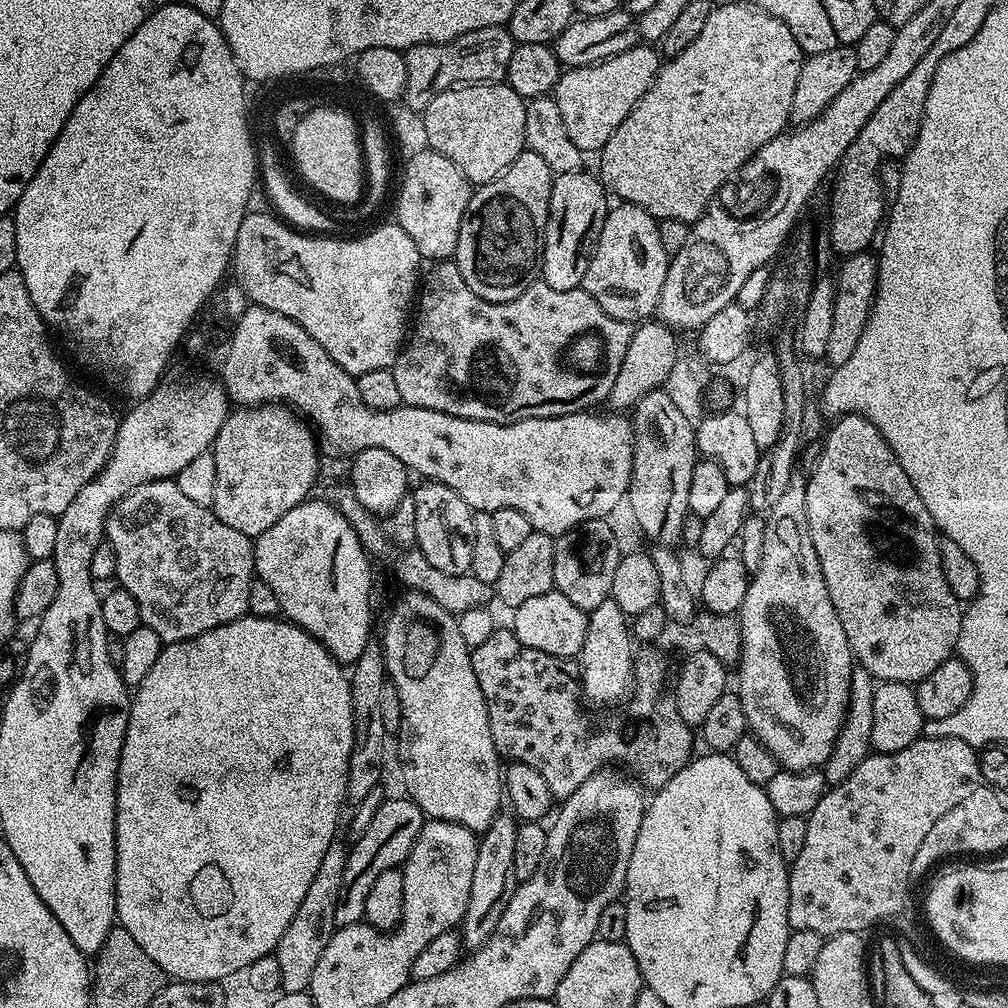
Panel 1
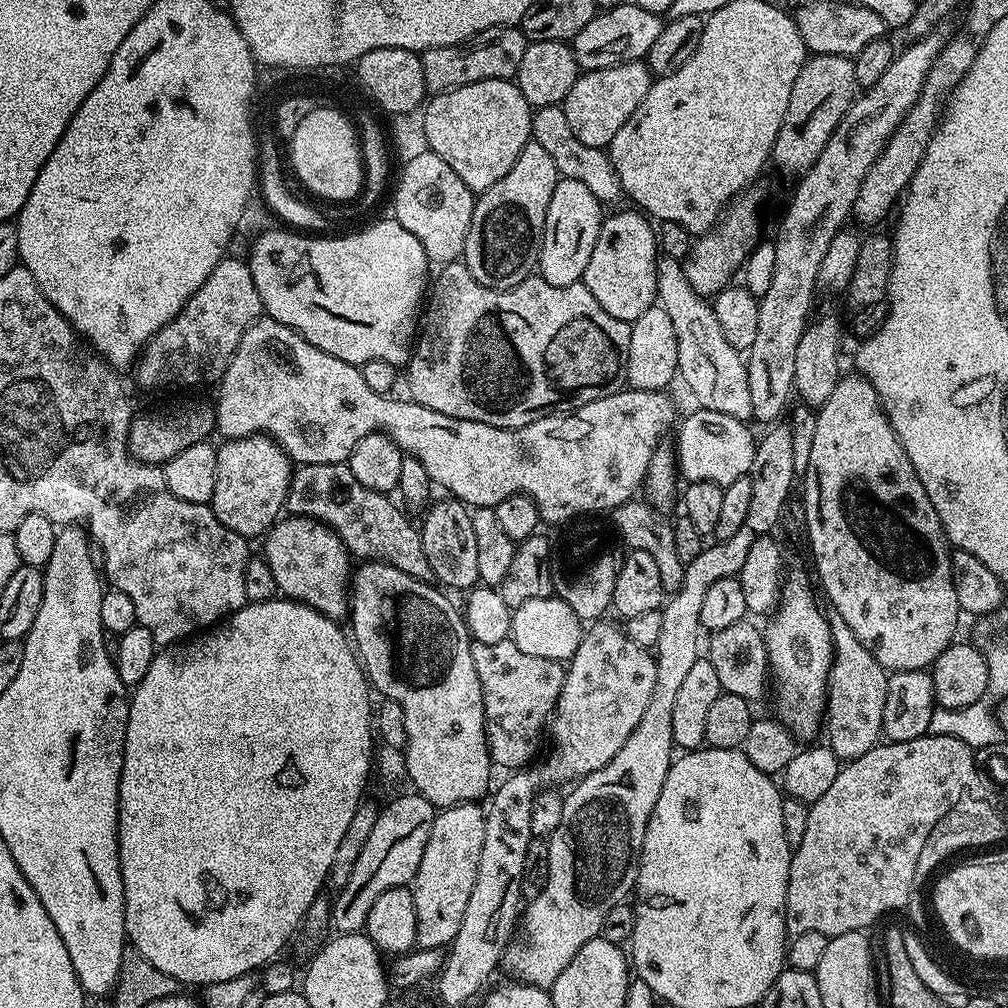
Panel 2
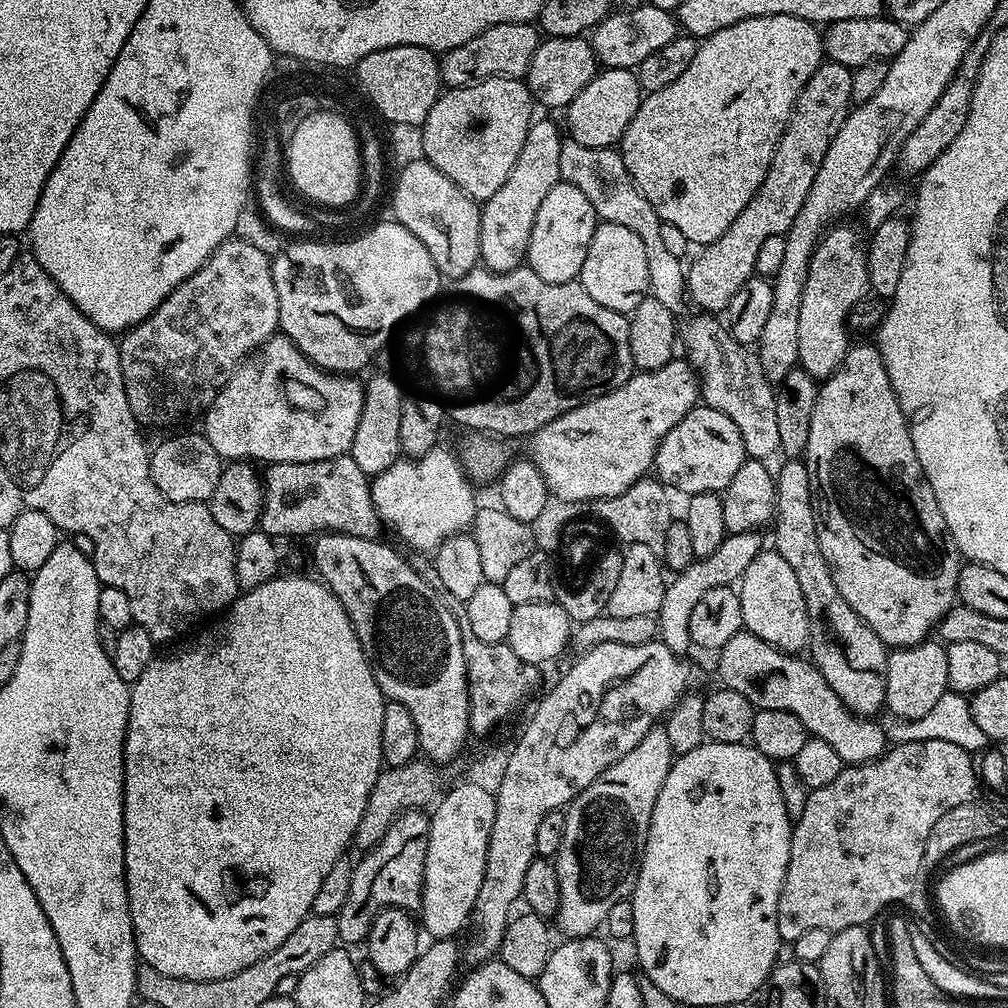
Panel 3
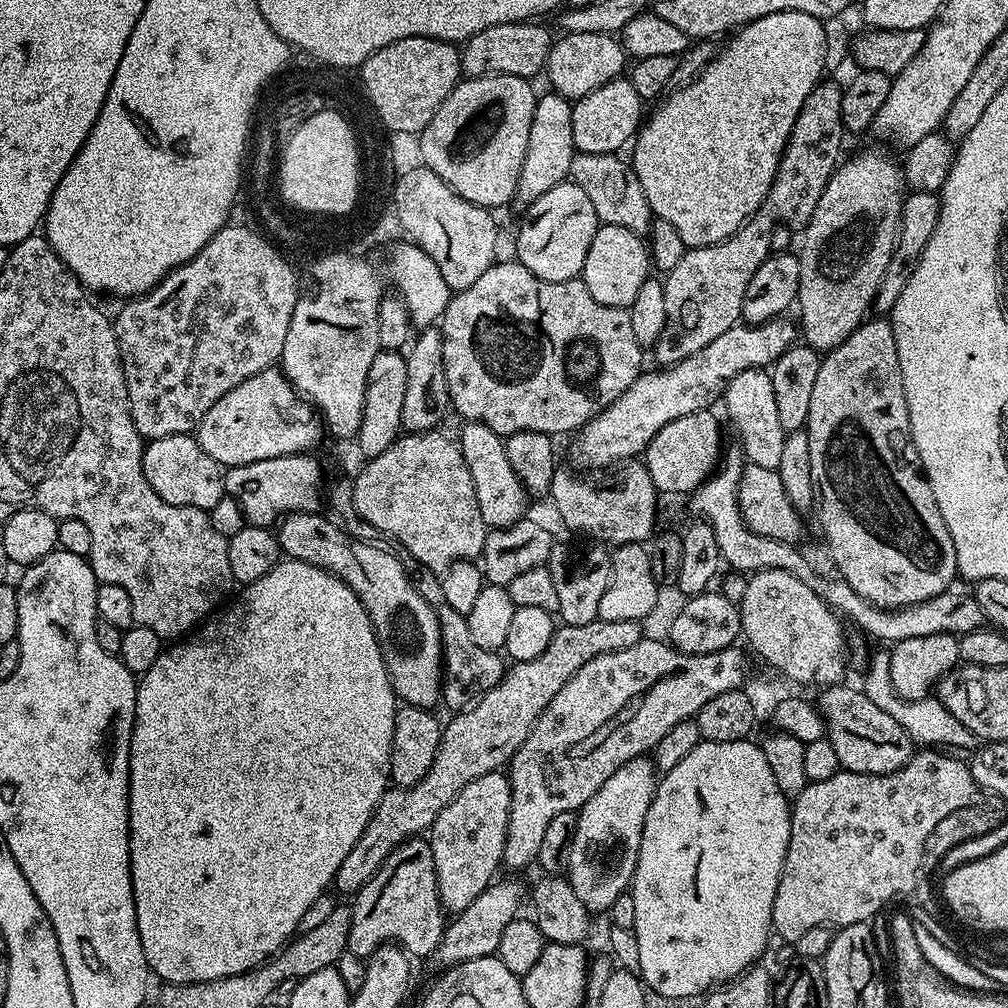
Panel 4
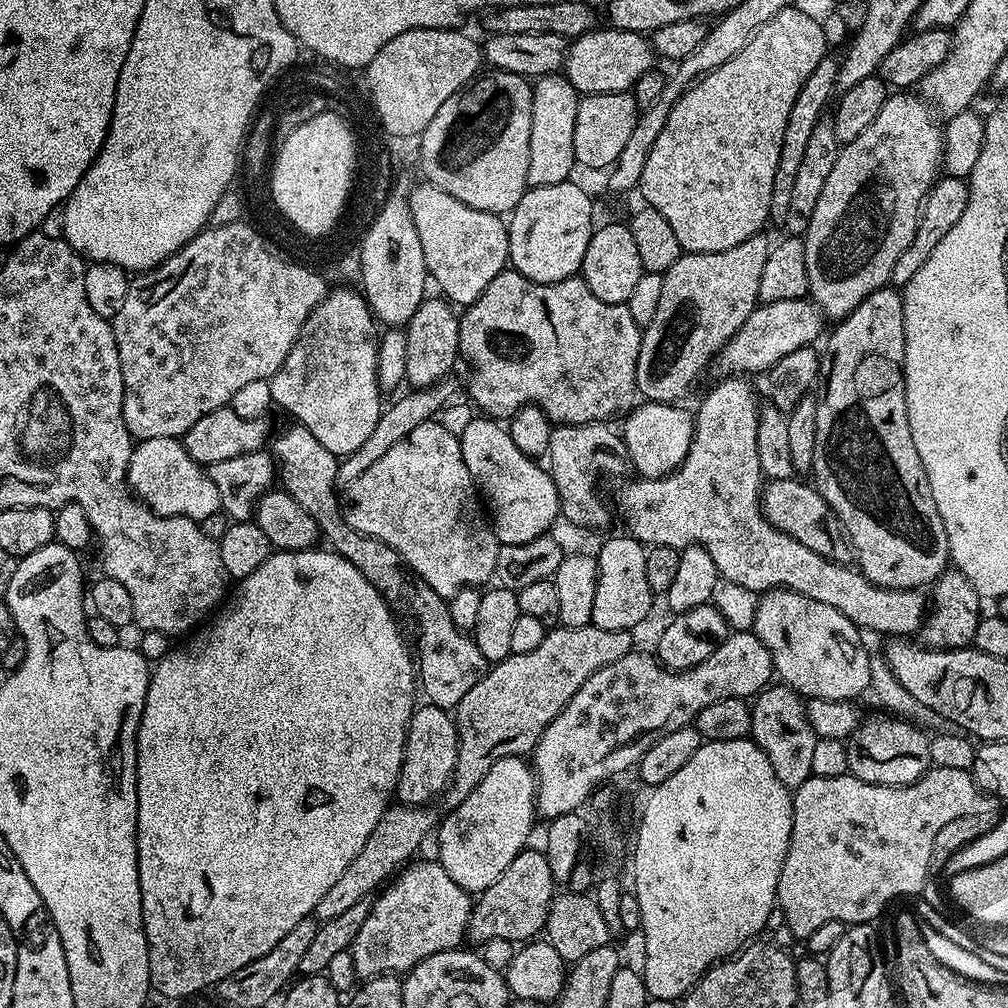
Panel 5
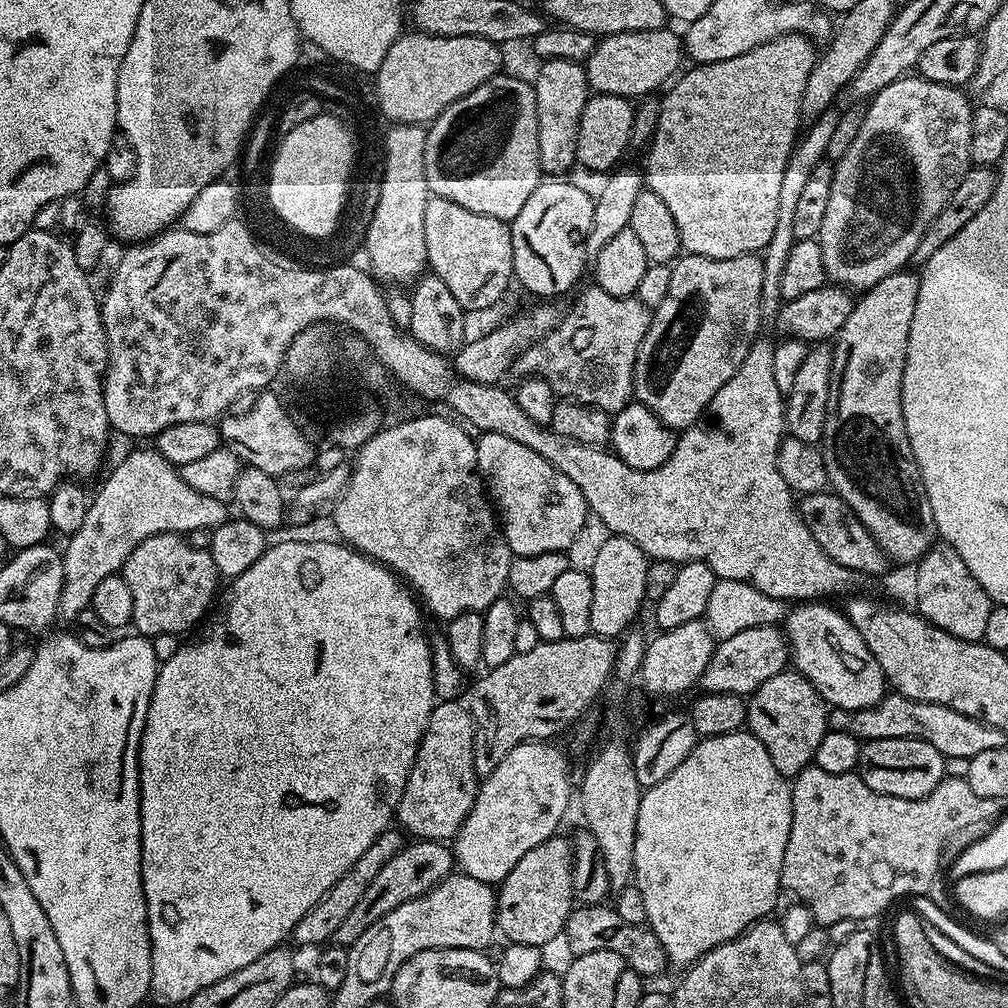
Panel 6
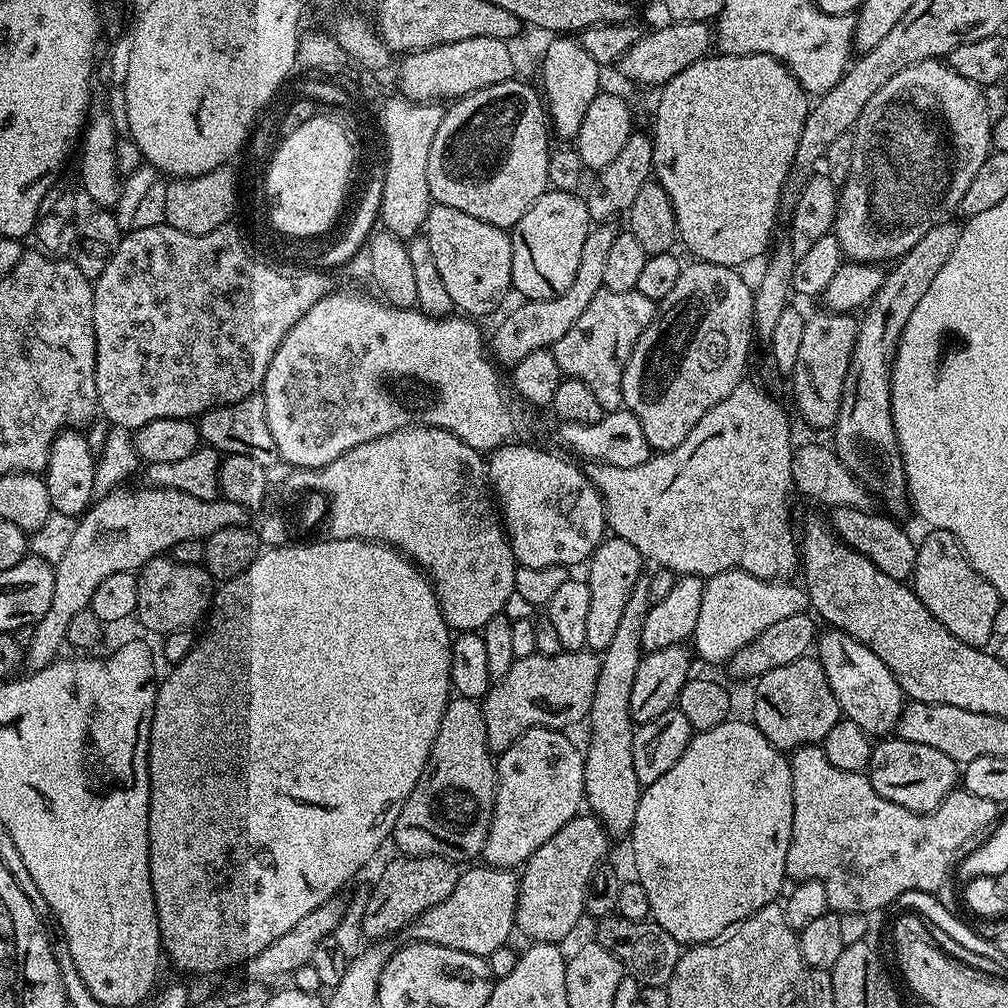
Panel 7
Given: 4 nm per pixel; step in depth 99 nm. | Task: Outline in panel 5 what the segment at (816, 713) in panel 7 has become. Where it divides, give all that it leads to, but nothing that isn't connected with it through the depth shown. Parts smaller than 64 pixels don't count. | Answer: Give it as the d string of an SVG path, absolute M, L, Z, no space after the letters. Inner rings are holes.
M776 682L757 692L750 707L751 739L756 741L762 754L770 758L770 767L774 769L774 774L778 774L778 782L790 790L802 786L802 782L812 777L812 759L818 737L810 726L808 709L800 693L783 682Z

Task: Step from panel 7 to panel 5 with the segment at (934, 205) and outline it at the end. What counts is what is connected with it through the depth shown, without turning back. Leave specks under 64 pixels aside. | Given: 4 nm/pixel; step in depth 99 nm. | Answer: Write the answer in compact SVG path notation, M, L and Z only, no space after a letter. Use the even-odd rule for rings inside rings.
M900 90L889 95L872 125L860 137L854 138L854 142L841 147L834 170L830 170L826 186L822 186L814 214L810 214L808 228L802 237L806 246L808 296L829 321L843 320L865 298L874 294L874 290L891 281L894 262L898 262L906 246L914 242L921 203L936 185L944 154L944 134L941 125L936 125L938 116L928 101L912 94Z

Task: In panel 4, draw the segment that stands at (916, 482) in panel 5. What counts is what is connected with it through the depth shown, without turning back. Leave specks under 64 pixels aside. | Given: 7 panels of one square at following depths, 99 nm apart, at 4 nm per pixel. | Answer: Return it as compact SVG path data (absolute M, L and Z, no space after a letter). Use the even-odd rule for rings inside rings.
M873 318L865 319L864 323L860 324L850 334L850 338L846 338L841 342L837 348L833 348L831 352L827 353L821 359L818 366L818 374L814 383L814 390L811 391L810 404L809 404L809 416L808 423L806 425L806 431L810 438L810 478L814 482L814 494L816 495L814 501L814 513L816 512L816 520L820 523L820 528L824 531L824 540L828 543L828 552L832 555L832 560L836 563L839 579L845 580L846 583L855 590L857 594L863 598L866 602L870 602L874 606L879 608L887 608L889 610L895 610L898 608L909 608L914 606L918 602L926 602L930 598L934 598L938 594L942 594L946 589L953 587L954 581L957 579L958 573L956 571L956 555L954 554L954 542L950 538L950 530L946 530L946 522L942 522L942 510L938 510L938 502L934 498L934 490L930 486L928 477L925 476L923 467L920 463L920 455L918 450L914 446L912 441L912 431L910 430L910 418L908 417L908 407L906 406L906 390L902 386L902 366L898 366L898 346L894 346L894 330L891 323L884 318L876 318L880 320L872 320Z

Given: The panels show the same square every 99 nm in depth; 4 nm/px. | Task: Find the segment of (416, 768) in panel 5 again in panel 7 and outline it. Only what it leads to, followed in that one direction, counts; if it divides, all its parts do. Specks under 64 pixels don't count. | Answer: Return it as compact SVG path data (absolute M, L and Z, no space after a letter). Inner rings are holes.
M456 696L449 699L446 710L442 714L442 722L438 726L438 734L432 743L432 749L428 755L428 761L424 767L422 778L418 778L418 786L414 786L414 790L410 794L410 798L406 798L406 802L402 806L402 814L398 814L398 822L396 827L392 829L391 839L396 840L396 844L400 847L399 851L405 856L441 856L453 862L461 862L460 860L468 860L464 862L472 862L472 860L481 855L484 851L484 843L488 837L488 831L492 825L492 811L496 808L496 760L491 748L488 747L488 739L486 738L486 722L484 721L484 709L479 703L465 696Z

